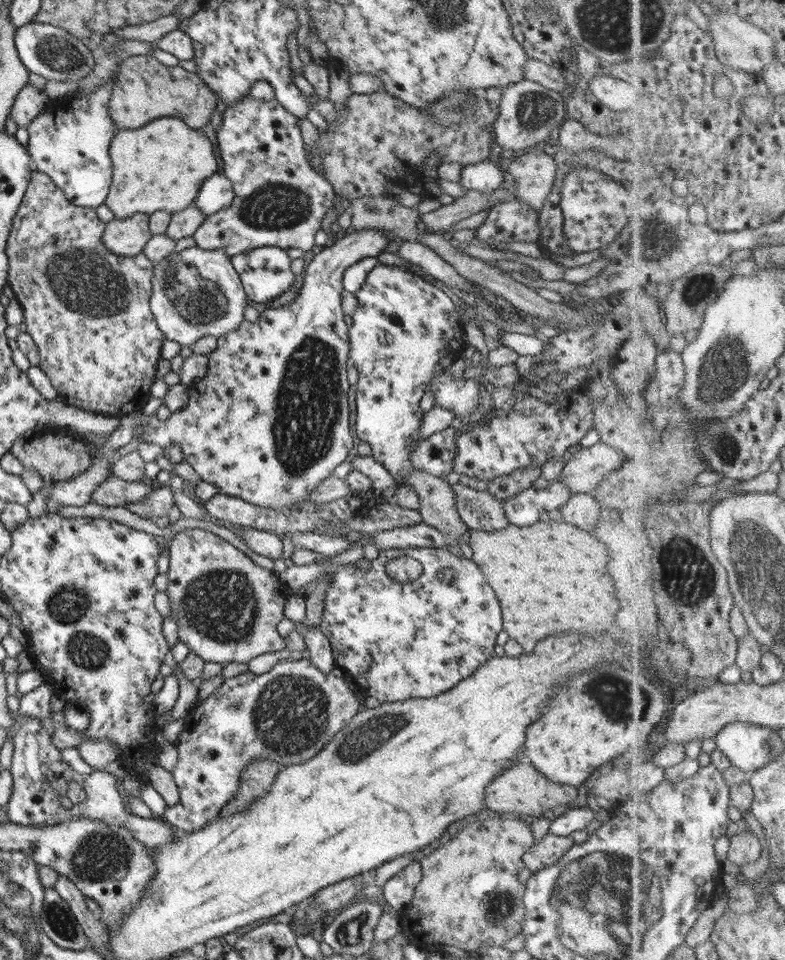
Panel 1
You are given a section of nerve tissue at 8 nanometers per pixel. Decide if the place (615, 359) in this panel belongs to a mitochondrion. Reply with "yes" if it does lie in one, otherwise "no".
no

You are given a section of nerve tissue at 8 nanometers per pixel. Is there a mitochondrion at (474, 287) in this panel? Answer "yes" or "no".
no

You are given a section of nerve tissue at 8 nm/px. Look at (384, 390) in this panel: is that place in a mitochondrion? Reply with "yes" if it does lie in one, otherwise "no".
no

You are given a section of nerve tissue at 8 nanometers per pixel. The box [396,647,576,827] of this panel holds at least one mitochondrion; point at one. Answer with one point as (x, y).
(447, 799)

